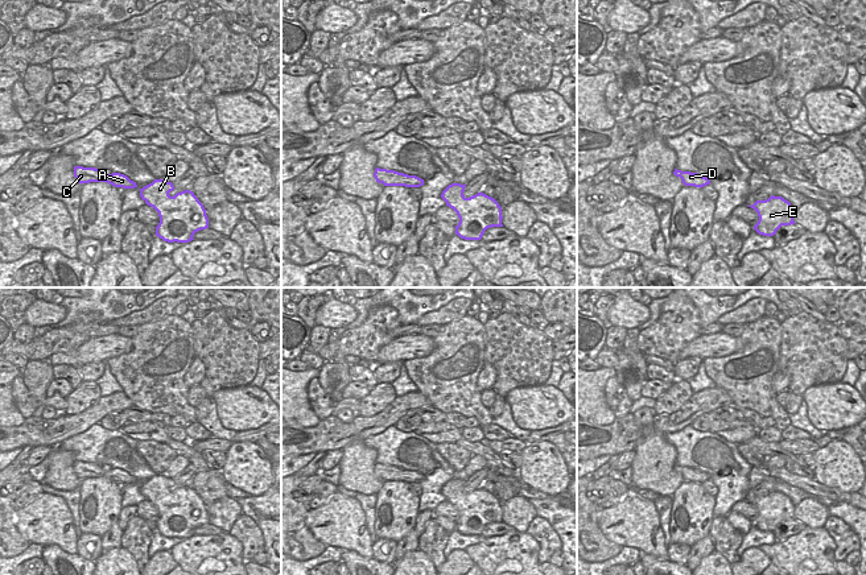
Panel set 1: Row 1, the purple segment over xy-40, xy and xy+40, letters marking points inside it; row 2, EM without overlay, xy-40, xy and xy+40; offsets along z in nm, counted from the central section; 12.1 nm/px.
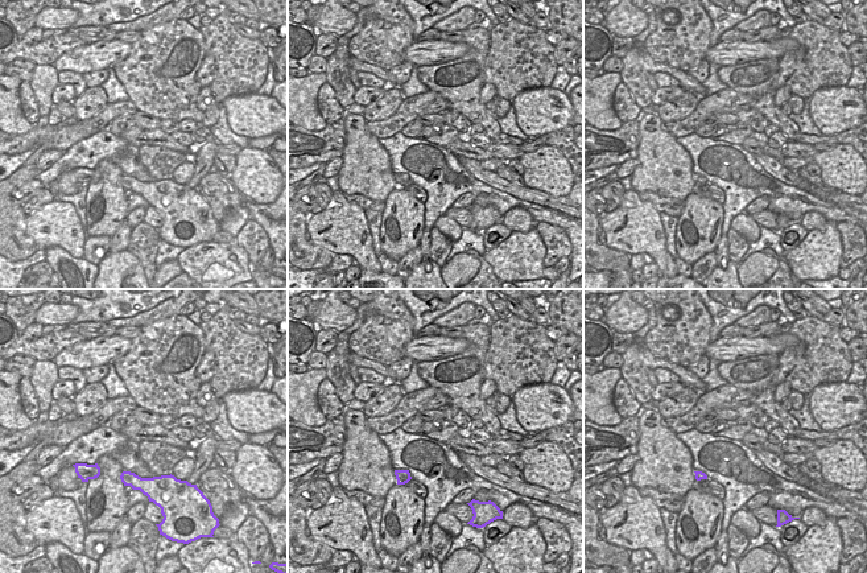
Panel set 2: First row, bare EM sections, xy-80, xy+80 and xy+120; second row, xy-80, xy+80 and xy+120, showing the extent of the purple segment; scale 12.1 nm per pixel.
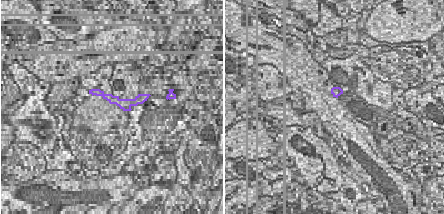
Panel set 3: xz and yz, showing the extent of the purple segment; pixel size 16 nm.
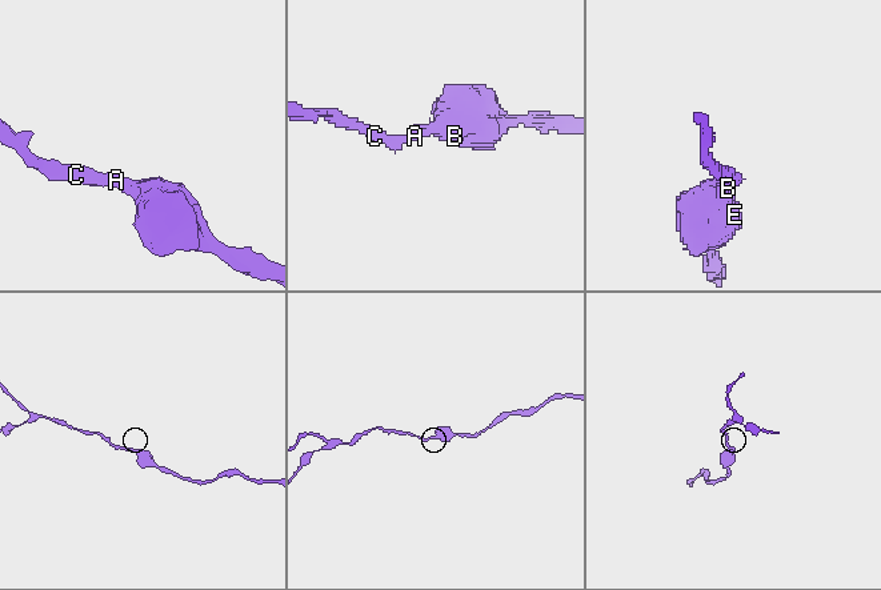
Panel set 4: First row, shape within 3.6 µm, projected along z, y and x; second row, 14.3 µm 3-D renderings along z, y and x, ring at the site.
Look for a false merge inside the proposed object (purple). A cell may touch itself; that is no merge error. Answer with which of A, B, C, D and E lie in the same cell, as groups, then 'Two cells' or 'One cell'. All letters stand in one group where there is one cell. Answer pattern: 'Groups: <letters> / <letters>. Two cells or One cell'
Groups: A B C D E. One cell

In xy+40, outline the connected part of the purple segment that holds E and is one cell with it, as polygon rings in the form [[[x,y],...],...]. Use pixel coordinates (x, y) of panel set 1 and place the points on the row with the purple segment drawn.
[[[770,197],[766,200],[756,200],[749,206],[758,212],[759,220],[754,229],[763,236],[774,236],[782,226],[795,224],[795,210],[782,197]]]

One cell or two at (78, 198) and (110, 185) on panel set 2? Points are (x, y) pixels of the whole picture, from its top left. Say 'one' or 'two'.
two

